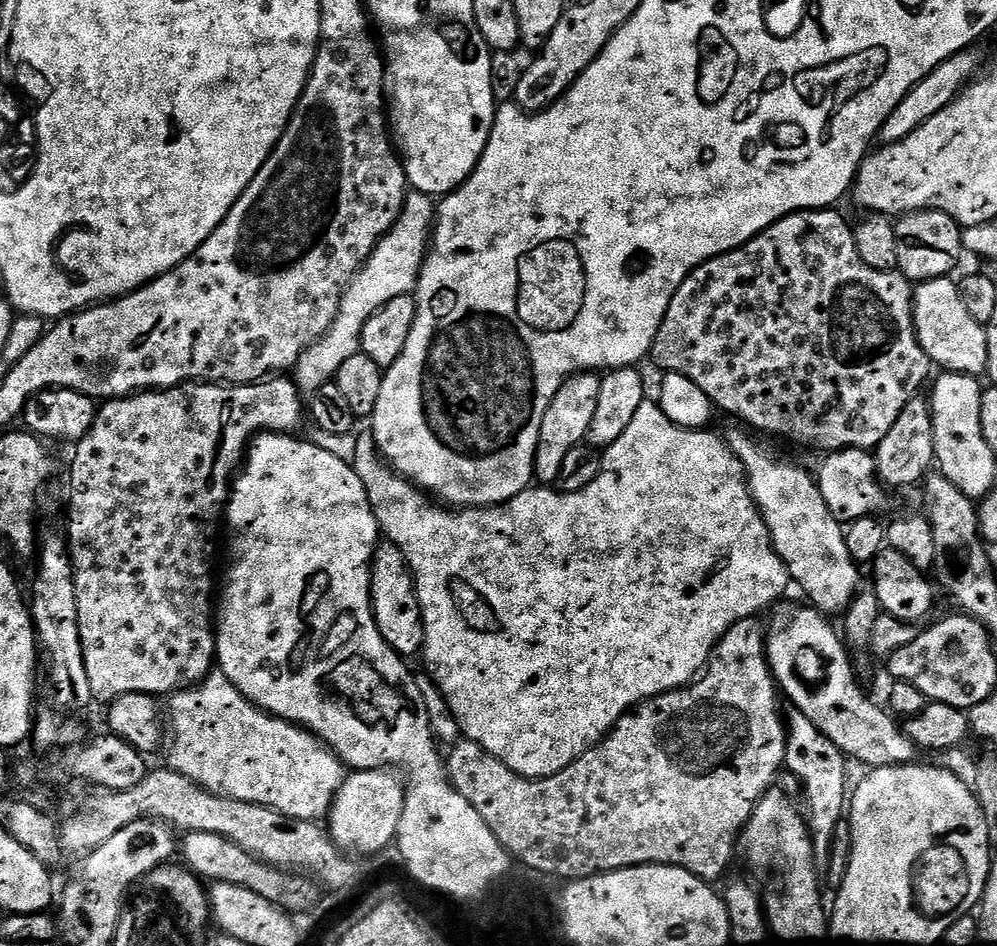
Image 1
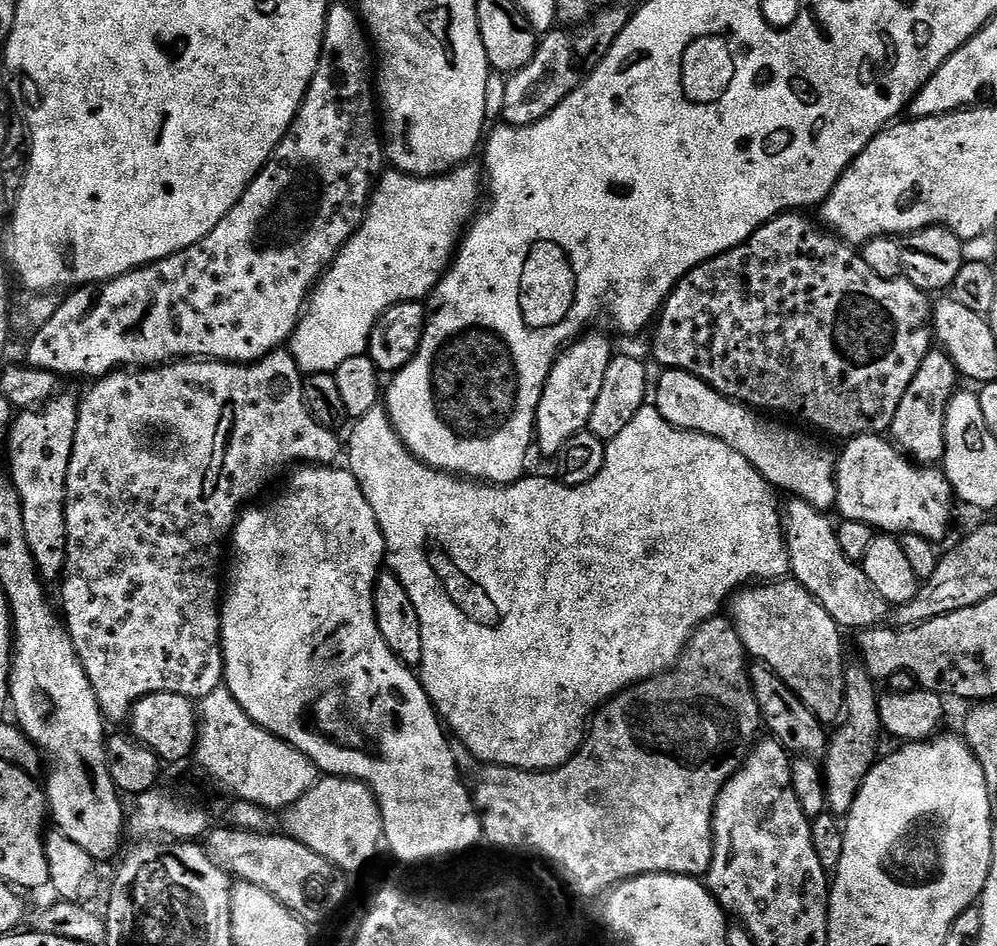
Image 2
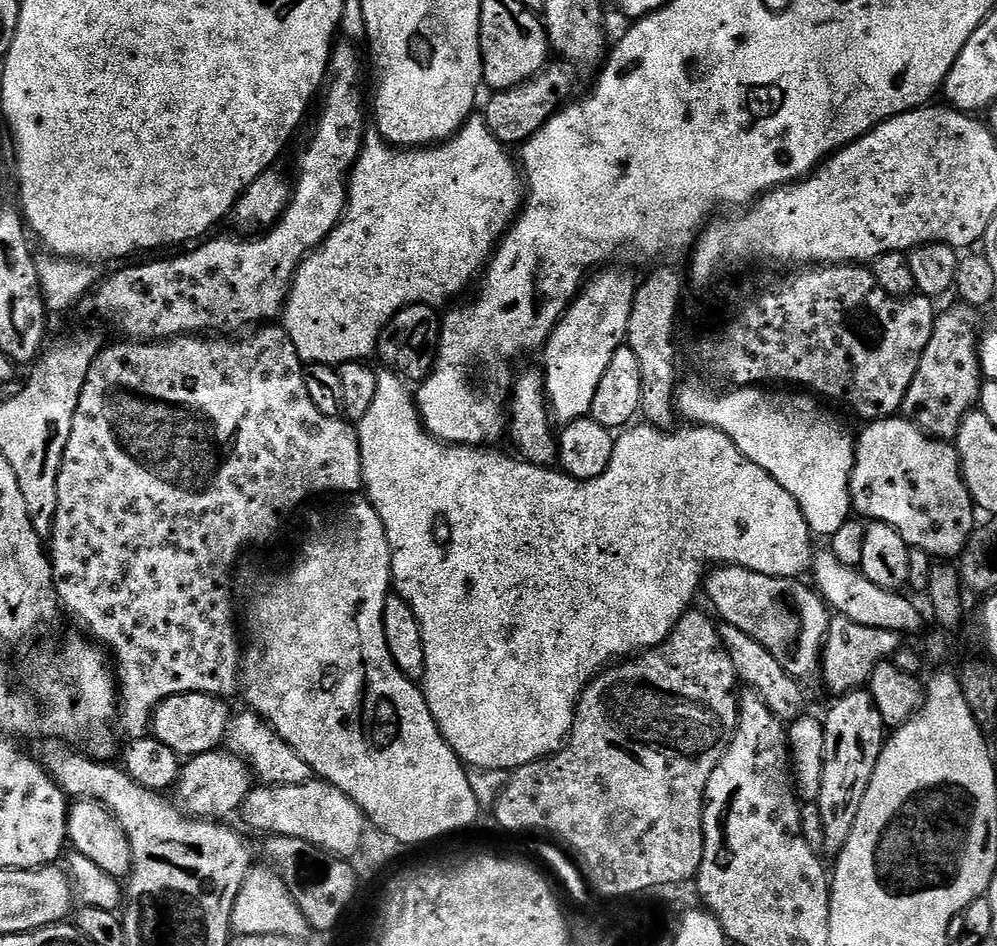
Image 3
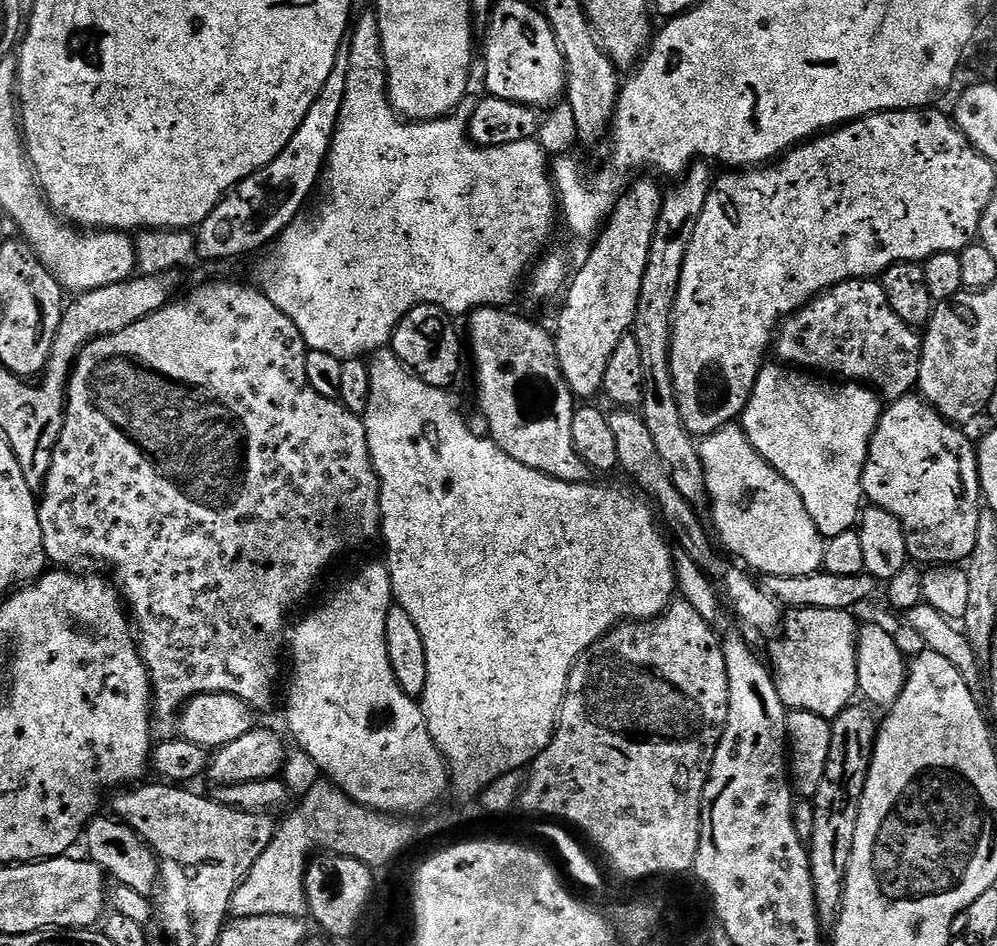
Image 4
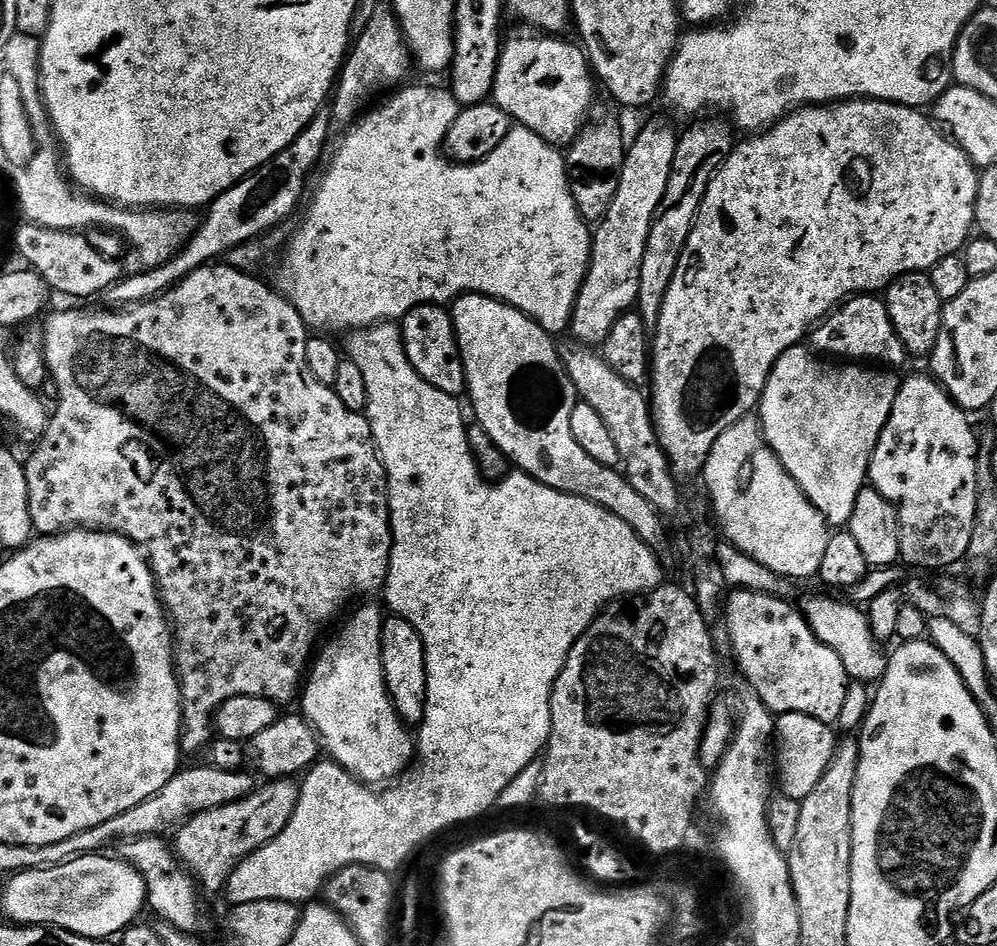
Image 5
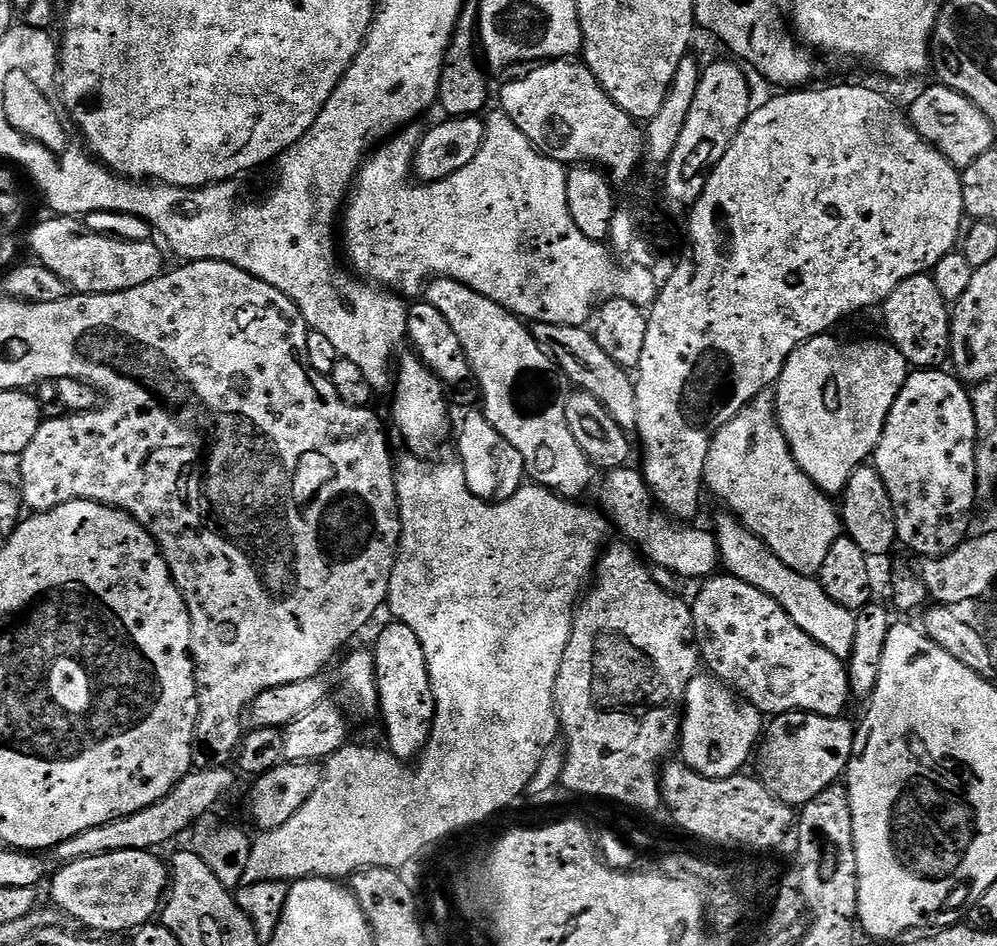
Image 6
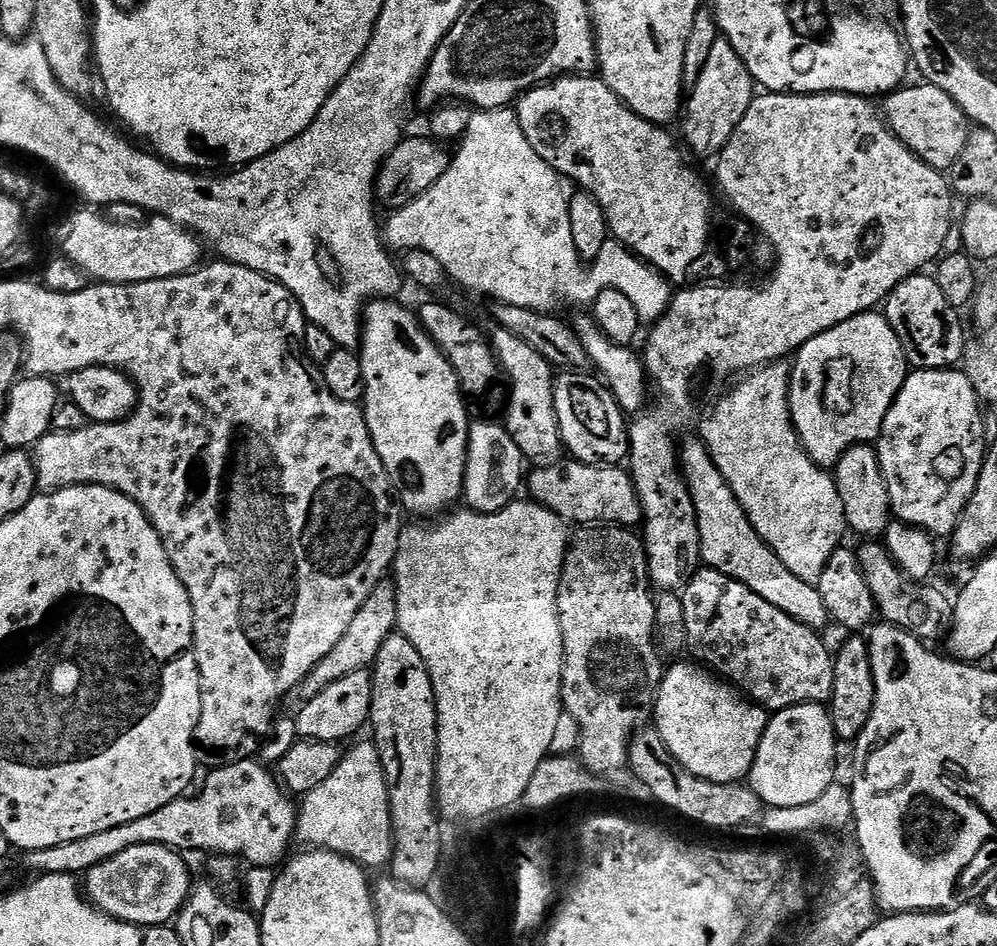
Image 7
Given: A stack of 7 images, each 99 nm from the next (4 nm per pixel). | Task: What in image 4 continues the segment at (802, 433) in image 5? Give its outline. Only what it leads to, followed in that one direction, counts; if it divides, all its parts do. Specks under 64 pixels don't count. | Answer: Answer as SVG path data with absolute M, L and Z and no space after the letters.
M780 362L765 363L758 374L748 405L743 410L742 427L760 457L774 466L774 470L778 470L778 474L782 474L782 478L794 486L794 490L798 490L821 536L831 538L857 527L865 499L864 467L868 448L872 445L872 435L880 425L882 400L871 387L862 384L823 384L820 381L823 379L807 380L804 376L807 375L801 374L795 367Z

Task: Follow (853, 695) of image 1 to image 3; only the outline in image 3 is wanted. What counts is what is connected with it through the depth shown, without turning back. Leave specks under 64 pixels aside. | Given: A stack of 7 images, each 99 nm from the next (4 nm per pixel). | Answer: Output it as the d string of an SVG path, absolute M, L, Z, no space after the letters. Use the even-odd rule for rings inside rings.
M725 564L713 567L707 573L702 588L705 593L708 591L708 600L716 607L715 615L723 623L738 626L738 630L750 634L750 638L754 642L762 642L762 646L766 646L766 650L770 650L770 654L774 654L774 658L778 658L782 662L786 671L797 680L804 682L807 681L807 676L812 676L815 672L817 675L818 669L821 667L824 639L828 636L830 609L824 603L819 592L813 590L809 585L808 589L806 585L800 583L804 582L786 576L758 574L754 570L740 568L736 564ZM803 632L808 635L808 656L792 656L792 651L795 650L796 643L799 642Z

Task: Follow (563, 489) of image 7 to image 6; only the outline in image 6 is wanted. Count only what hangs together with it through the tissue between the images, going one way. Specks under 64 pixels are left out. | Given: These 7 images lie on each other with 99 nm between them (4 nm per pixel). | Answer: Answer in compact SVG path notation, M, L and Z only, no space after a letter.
M625 466L611 469L605 476L608 477L605 478L604 489L600 492L601 506L599 505L603 515L614 525L615 531L617 528L624 535L621 537L635 545L657 569L665 568L676 576L685 576L688 580L700 582L721 567L715 535L709 529L707 532L704 528L692 528L696 526L673 520L656 503L644 481L643 471L636 469L635 472L632 466Z

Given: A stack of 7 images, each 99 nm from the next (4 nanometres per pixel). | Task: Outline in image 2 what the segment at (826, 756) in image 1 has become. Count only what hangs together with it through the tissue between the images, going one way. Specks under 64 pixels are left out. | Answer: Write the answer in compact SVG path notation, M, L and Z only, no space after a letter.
M753 663L750 675L752 689L760 706L762 724L767 731L768 728L772 731L769 732L771 739L778 741L789 754L795 754L797 757L823 757L828 751L830 736L825 725L821 724L819 718L812 713L810 706L806 706L806 702L802 702L802 698L798 698L798 694L794 694L794 690L790 690L790 686L786 686L786 682L778 678L778 674L765 668L763 664Z

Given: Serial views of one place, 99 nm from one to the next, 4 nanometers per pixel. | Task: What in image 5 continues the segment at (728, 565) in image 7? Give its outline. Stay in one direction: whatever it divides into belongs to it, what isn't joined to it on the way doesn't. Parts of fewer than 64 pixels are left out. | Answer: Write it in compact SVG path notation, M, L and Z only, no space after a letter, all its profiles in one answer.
M808 596L804 601L799 601L798 607L804 613L810 630L838 658L842 658L842 666L846 666L846 674L852 682L878 682L884 677L884 671L888 665L888 656L883 652L881 641L872 637L872 627L868 621L867 611L847 599L831 600L828 596Z

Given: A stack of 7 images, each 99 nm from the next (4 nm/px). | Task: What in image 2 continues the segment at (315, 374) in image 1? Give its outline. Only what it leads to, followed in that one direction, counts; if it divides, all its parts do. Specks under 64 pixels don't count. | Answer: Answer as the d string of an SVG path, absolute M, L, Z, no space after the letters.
M472 162L462 164L460 167L452 169L451 172L445 172L443 176L408 176L404 172L397 172L395 170L385 171L383 175L381 175L376 185L376 190L368 202L368 211L364 214L362 226L348 239L346 246L340 249L340 255L336 257L336 261L328 267L328 271L324 273L322 279L317 283L316 287L312 289L311 297L306 305L306 311L300 318L300 324L294 330L290 341L290 351L292 356L296 359L296 364L299 366L301 373L335 373L336 368L342 366L342 362L346 362L346 358L358 358L367 353L368 343L372 337L374 326L382 318L382 314L387 308L392 307L393 304L405 304L411 300L424 302L431 297L436 287L439 286L440 279L444 277L445 272L452 267L456 249L462 237L465 235L468 225L472 223L482 204L482 172L479 167L476 169L474 165L475 163Z

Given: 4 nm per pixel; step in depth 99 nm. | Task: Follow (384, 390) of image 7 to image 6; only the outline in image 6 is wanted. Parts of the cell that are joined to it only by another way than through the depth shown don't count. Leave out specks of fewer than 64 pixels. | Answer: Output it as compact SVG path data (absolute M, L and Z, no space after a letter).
M407 355L399 357L398 367L394 372L394 393L396 392L396 397L392 400L392 420L396 423L401 438L408 443L407 451L417 457L428 458L431 457L431 452L448 436L448 400L444 397L446 385L421 362L419 356Z

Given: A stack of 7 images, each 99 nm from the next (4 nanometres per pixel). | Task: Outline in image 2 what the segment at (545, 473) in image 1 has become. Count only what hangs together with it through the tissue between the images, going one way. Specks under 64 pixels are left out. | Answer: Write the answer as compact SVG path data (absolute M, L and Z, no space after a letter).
M597 330L589 331L587 334L575 339L567 348L561 351L556 358L556 365L550 370L550 378L546 378L546 386L542 398L538 402L536 411L536 426L534 429L534 444L537 449L541 448L546 455L552 458L559 457L560 452L574 438L574 434L585 431L590 422L590 414L594 410L594 402L598 393L602 390L602 382L606 379L606 366L610 366L614 355L612 344Z

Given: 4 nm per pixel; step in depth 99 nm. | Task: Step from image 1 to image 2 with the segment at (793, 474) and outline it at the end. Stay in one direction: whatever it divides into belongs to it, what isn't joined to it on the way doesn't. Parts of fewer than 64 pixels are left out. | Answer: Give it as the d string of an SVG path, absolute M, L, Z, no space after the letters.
M792 498L789 501L789 504L786 504L786 539L791 575L824 607L826 614L830 614L830 618L834 618L834 622L840 625L841 629L871 630L883 625L889 619L890 605L882 598L882 594L878 594L878 590L874 590L863 567L842 554L842 546L836 537L837 525L831 524L821 509L810 506L804 500Z

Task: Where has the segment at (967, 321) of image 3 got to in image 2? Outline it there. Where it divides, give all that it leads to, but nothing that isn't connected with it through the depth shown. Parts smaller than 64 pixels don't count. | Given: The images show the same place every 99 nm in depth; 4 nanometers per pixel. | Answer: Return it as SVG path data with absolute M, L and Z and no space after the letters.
M933 350L922 362L918 374L914 374L914 382L910 382L898 405L898 414L894 414L890 429L891 439L905 456L921 466L936 466L943 461L946 454L946 412L958 391L956 383L961 383L961 380L952 359L942 350Z

